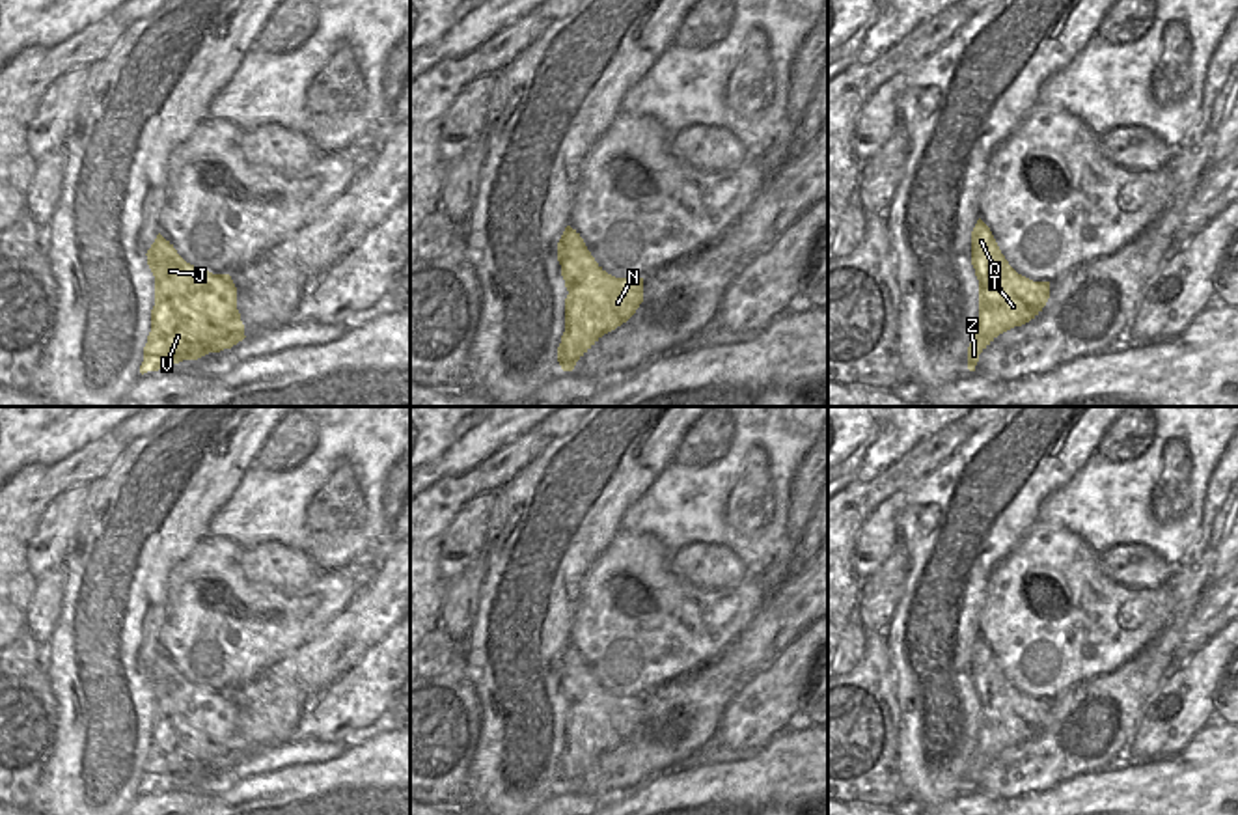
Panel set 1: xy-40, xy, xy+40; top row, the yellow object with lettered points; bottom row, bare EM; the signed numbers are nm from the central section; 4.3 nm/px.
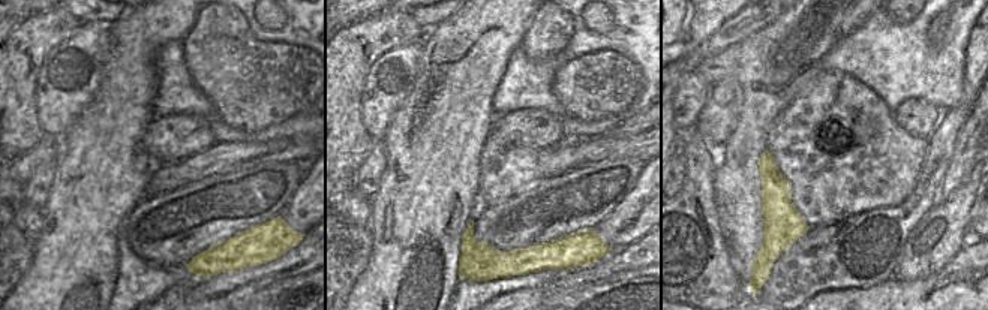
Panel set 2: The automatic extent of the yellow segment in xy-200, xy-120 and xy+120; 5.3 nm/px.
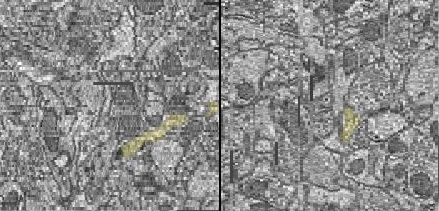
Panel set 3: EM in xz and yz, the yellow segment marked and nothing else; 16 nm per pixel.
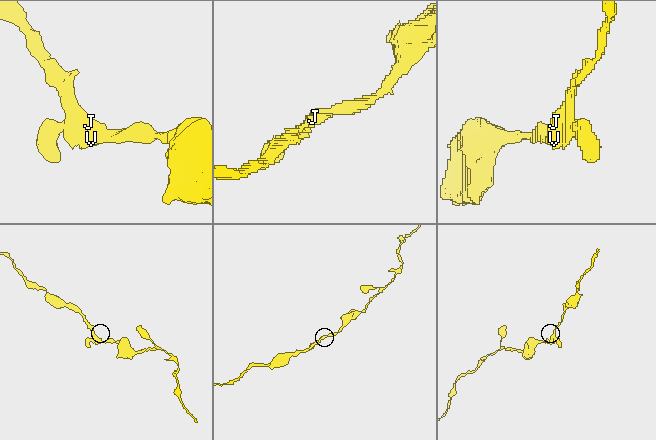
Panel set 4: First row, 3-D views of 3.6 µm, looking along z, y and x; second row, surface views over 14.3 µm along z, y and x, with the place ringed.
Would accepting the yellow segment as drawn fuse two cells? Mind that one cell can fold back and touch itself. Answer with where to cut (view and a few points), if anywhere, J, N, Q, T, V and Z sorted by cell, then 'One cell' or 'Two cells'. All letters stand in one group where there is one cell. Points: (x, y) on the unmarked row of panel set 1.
No split. Groups: J N Q T V Z. One cell.

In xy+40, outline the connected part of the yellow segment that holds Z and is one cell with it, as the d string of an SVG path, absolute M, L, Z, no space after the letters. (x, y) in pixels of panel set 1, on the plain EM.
M979 636L971 649L971 683L979 698L979 735L968 765L968 787L1003 750L1035 737L1050 716L1050 699L1018 692L1001 671L990 645Z

